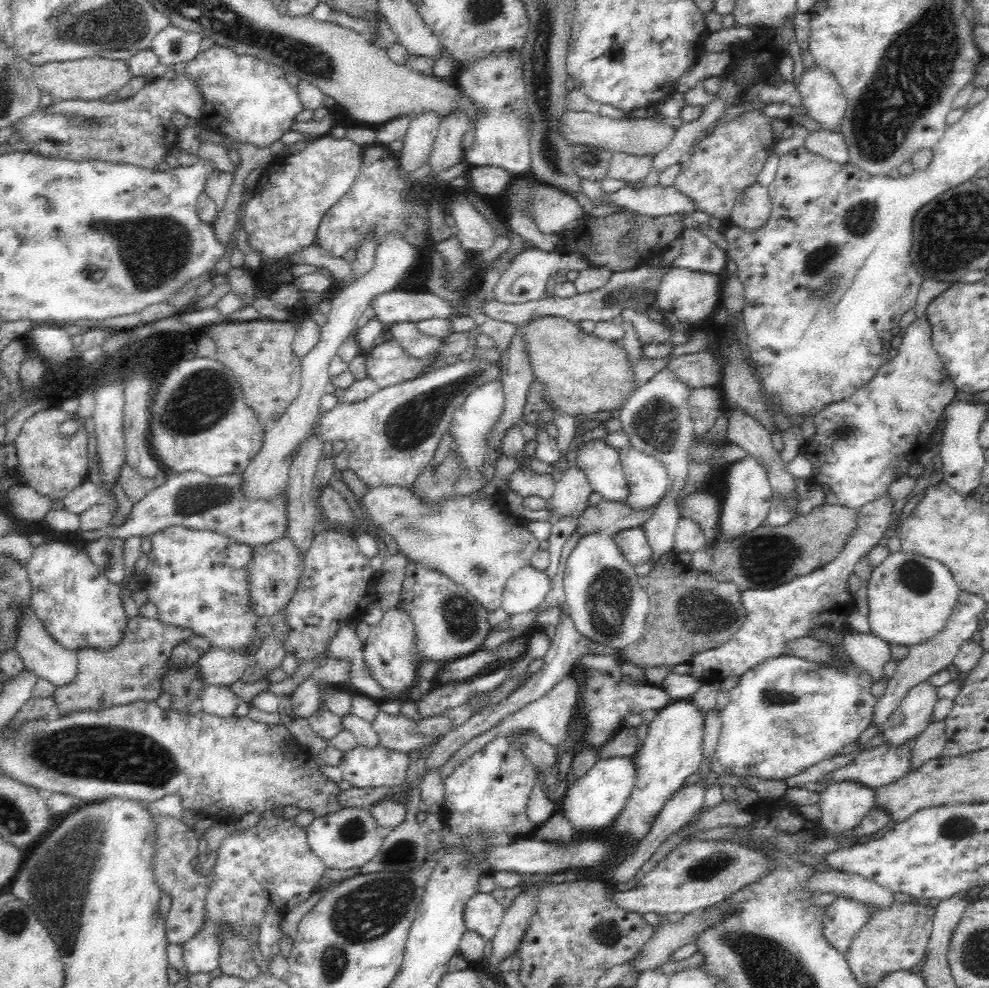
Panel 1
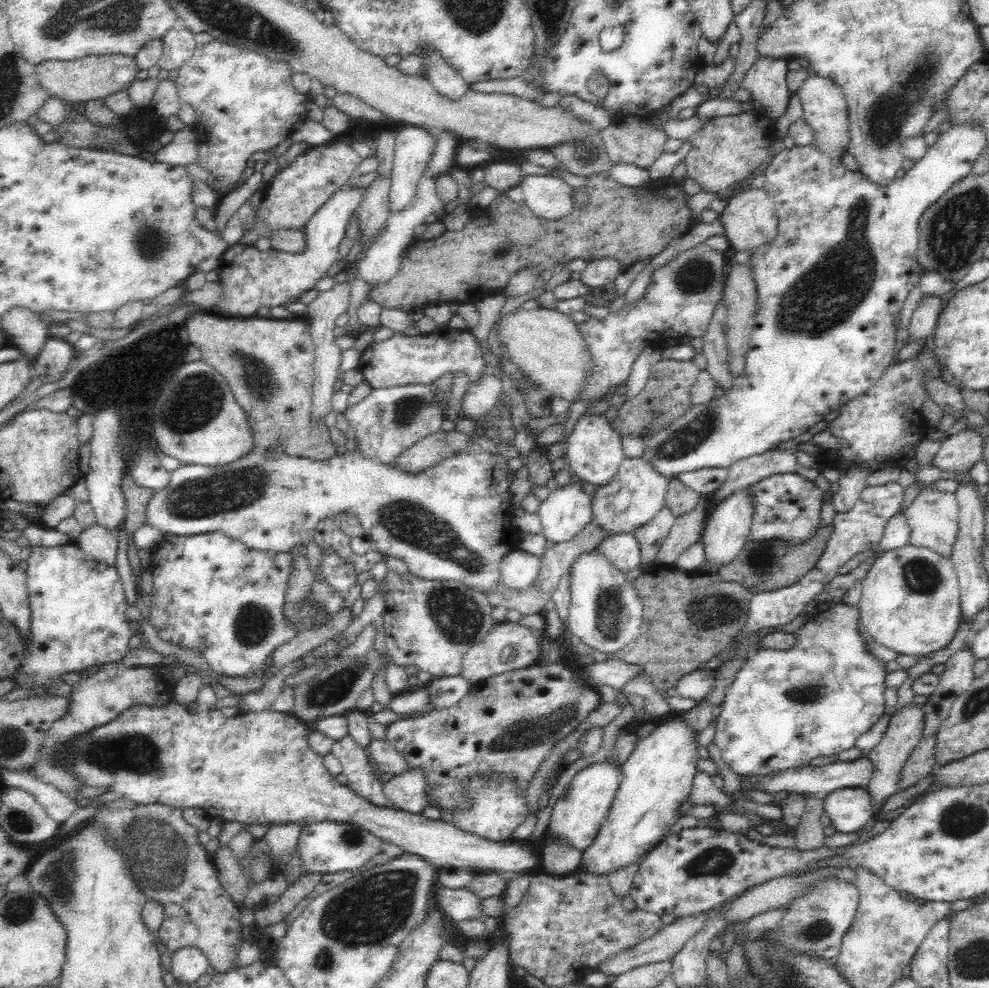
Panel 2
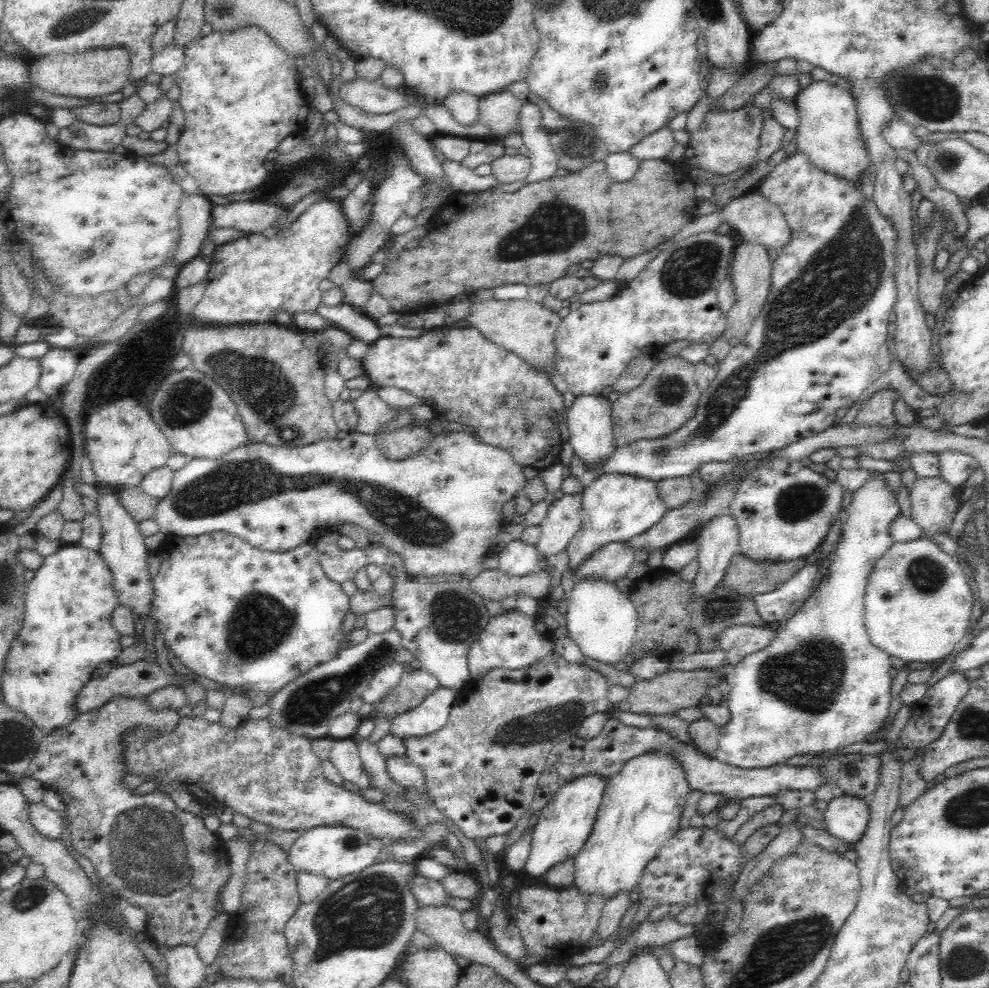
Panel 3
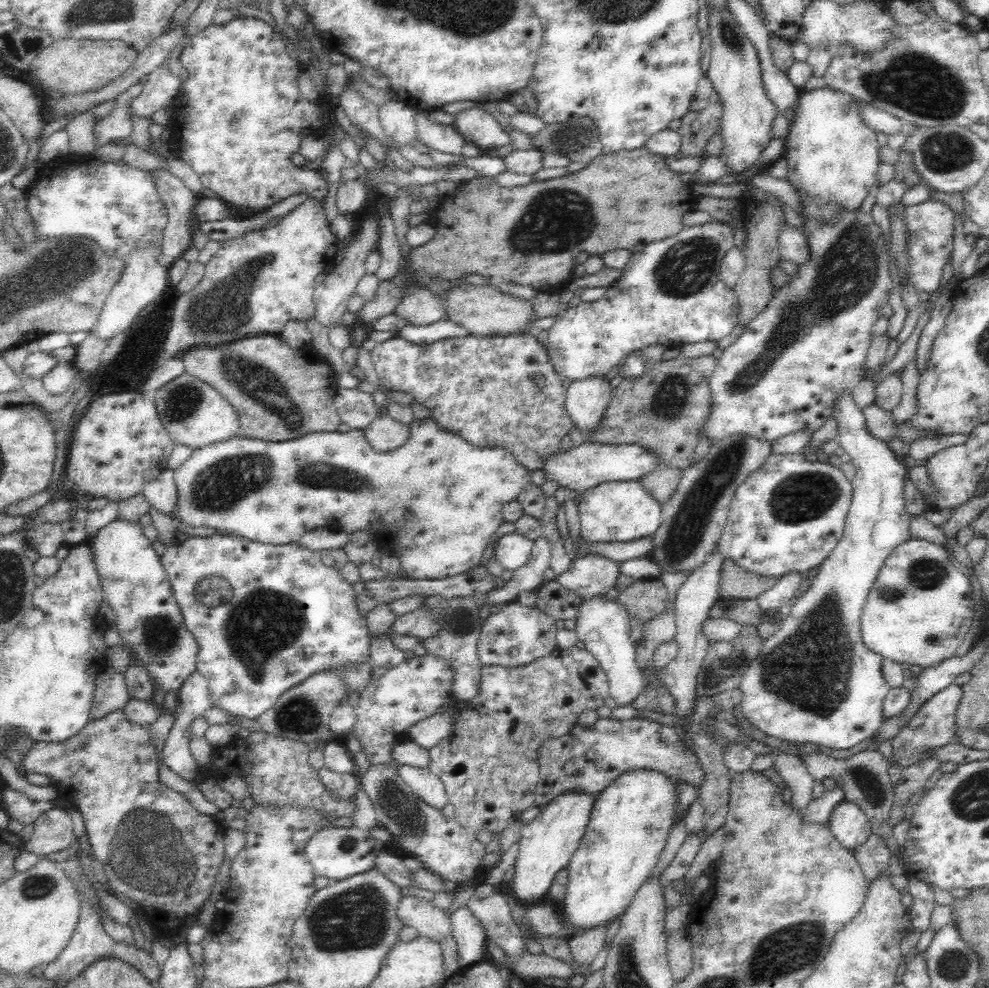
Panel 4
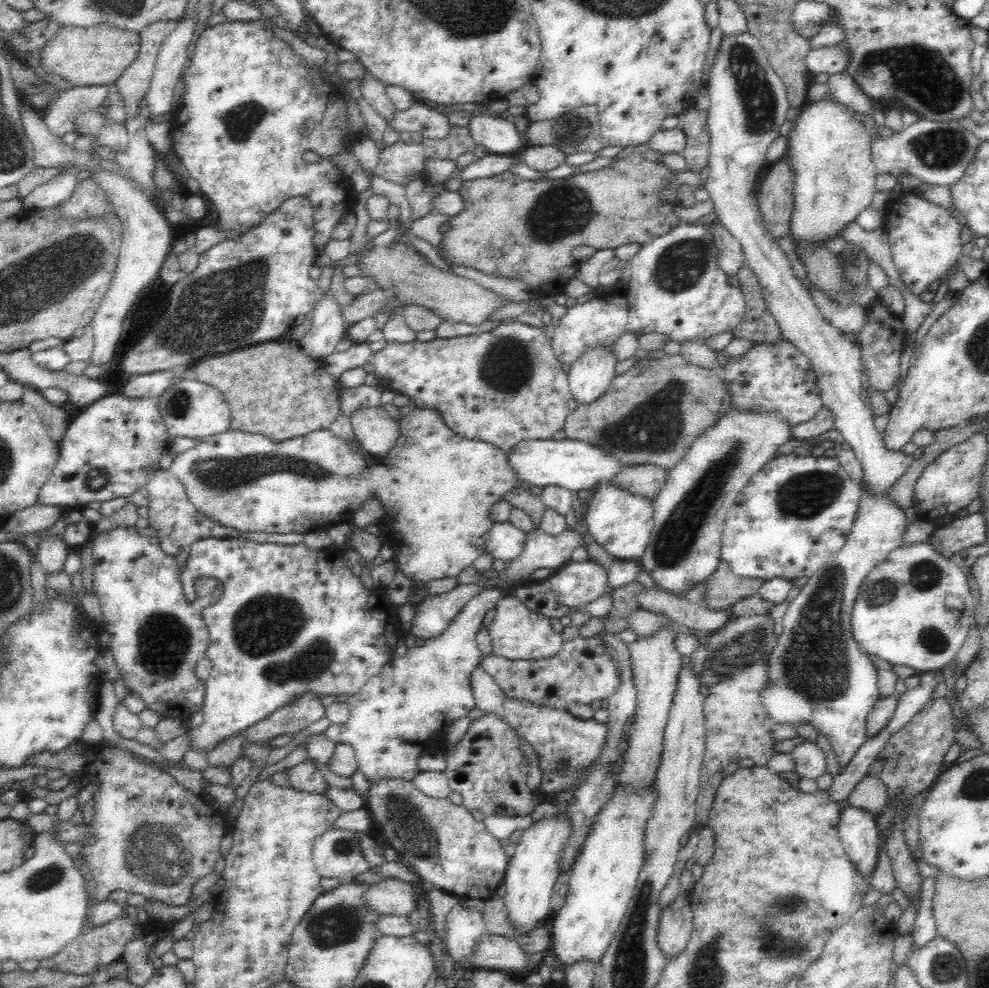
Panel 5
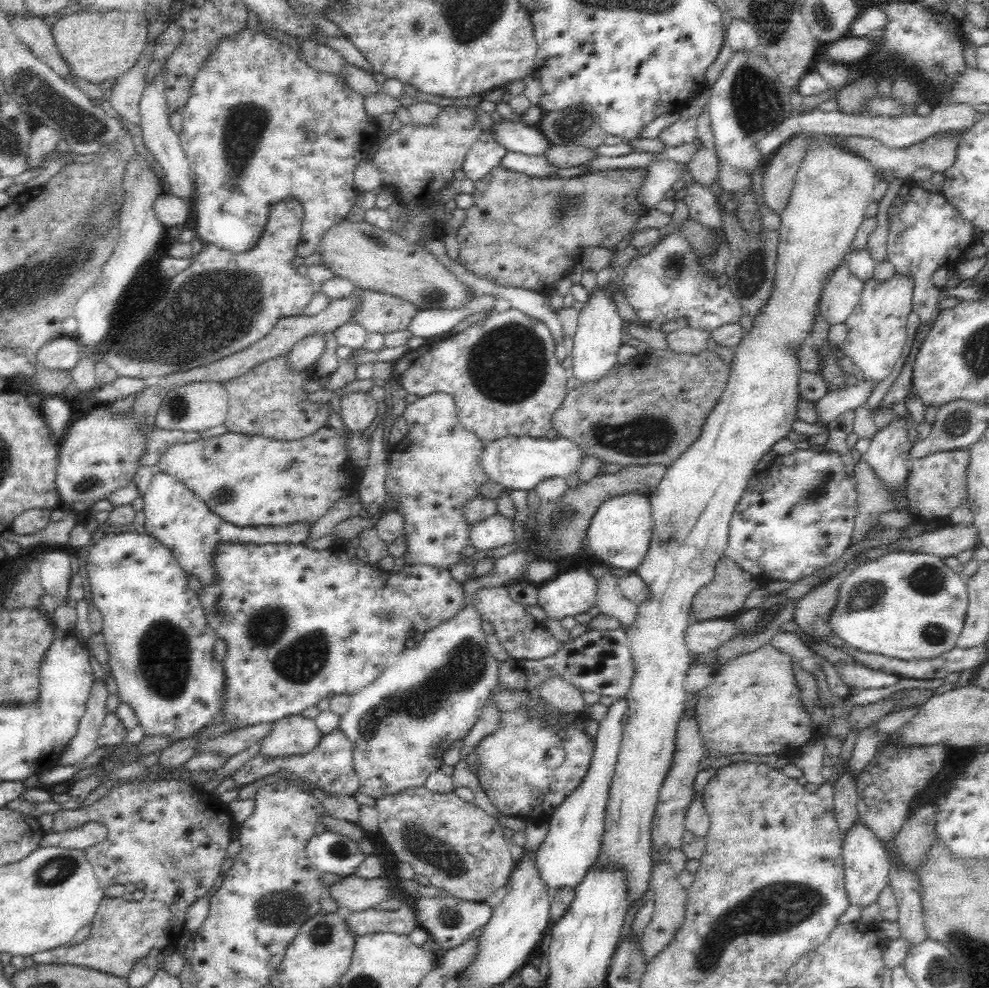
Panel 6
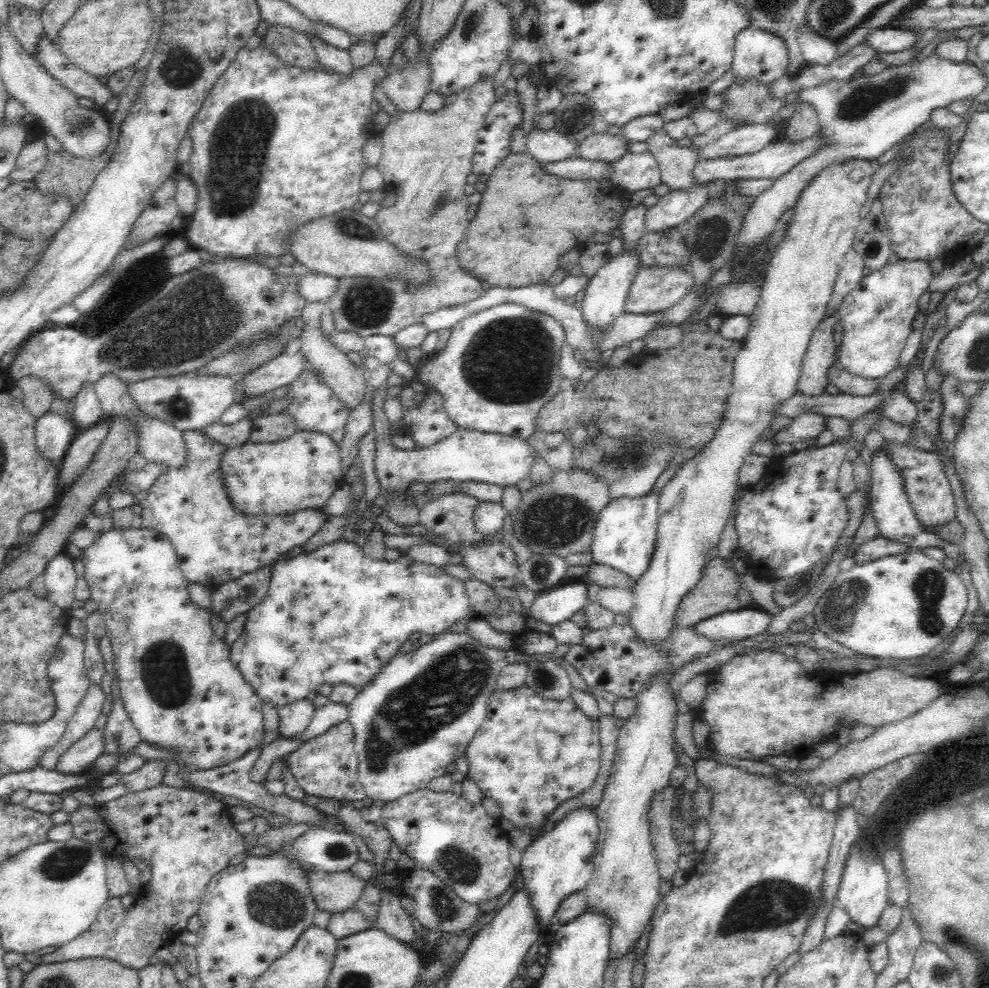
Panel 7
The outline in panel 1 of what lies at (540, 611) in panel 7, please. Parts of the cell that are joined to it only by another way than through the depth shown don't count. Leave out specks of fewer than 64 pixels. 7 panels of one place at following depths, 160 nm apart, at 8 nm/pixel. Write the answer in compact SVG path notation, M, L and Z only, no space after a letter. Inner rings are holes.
M641 526L626 528L613 535L613 539L632 566L646 564L652 556L652 547Z

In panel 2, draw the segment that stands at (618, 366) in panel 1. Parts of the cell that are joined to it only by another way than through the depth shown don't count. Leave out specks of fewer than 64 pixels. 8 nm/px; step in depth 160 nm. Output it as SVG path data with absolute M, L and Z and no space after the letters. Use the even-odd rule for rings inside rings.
M518 308L504 316L496 324L496 328L499 338L507 346L509 358L521 372L528 374L535 383L548 390L552 398L562 398L570 404L579 401L595 371L595 364L578 322L556 309Z

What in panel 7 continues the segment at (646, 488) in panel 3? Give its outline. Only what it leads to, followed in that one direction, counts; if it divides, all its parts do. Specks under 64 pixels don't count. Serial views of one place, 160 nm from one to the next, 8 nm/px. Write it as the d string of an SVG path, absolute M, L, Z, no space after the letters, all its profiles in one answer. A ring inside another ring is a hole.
M648 493L644 496L620 496L612 499L600 512L593 530L590 548L592 560L638 580L652 558L657 538L658 496Z

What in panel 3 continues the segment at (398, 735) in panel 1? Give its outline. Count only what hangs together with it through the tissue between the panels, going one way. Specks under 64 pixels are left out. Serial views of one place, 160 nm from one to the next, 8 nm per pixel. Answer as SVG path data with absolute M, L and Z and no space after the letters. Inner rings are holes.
M549 653L526 668L518 668L516 670L495 668L486 672L482 678L471 679L458 692L456 701L450 706L448 720L446 720L446 724L442 728L418 731L417 736L402 738L404 739L406 748L405 755L422 771L422 775L424 775L424 794L428 800L432 799L430 804L436 807L445 816L447 821L456 824L468 838L488 838L489 836L506 834L512 828L516 828L519 819L529 810L534 798L537 782L548 762L548 756L551 755L552 748L556 746L556 743L570 739L571 736L576 735L582 721L588 718L588 716L596 714L596 712L608 713L611 704L607 694L609 687L610 682L608 682L608 678L602 675L600 671L591 669L587 665L571 664L555 653Z

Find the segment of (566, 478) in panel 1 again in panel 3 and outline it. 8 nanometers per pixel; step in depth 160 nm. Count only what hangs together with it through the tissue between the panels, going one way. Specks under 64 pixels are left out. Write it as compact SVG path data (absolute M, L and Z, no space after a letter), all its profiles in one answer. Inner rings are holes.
M565 494L548 504L547 512L540 527L540 540L535 546L539 552L540 563L545 557L555 557L565 550L572 537L582 526L582 495Z

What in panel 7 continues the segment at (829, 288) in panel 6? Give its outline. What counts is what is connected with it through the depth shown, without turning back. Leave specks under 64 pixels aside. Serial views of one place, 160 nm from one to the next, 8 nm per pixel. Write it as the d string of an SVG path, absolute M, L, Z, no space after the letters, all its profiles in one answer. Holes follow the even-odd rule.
M838 308L832 314L825 314L811 336L797 386L800 394L818 396L824 393L824 386L828 384L826 372L830 366L835 365L834 329L840 324L839 318Z

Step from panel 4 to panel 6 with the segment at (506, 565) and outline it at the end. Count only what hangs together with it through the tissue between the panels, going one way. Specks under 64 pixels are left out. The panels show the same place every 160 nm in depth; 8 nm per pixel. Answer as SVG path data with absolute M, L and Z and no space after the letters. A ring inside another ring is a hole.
M500 513L486 517L471 526L471 546L477 550L494 550L515 540L513 520Z

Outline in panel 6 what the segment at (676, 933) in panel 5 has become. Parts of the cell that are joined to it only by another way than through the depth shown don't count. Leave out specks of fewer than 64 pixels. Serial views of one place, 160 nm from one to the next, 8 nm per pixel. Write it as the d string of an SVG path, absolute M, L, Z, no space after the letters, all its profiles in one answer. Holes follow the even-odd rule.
M664 849L659 854L659 861L655 864L651 873L650 886L654 889L656 895L653 900L655 902L655 911L646 924L644 932L641 936L643 953L645 958L653 959L659 955L673 940L676 933L679 933L680 927L685 919L687 905L687 890L684 889L678 881L678 875L684 870L687 856L680 849Z

